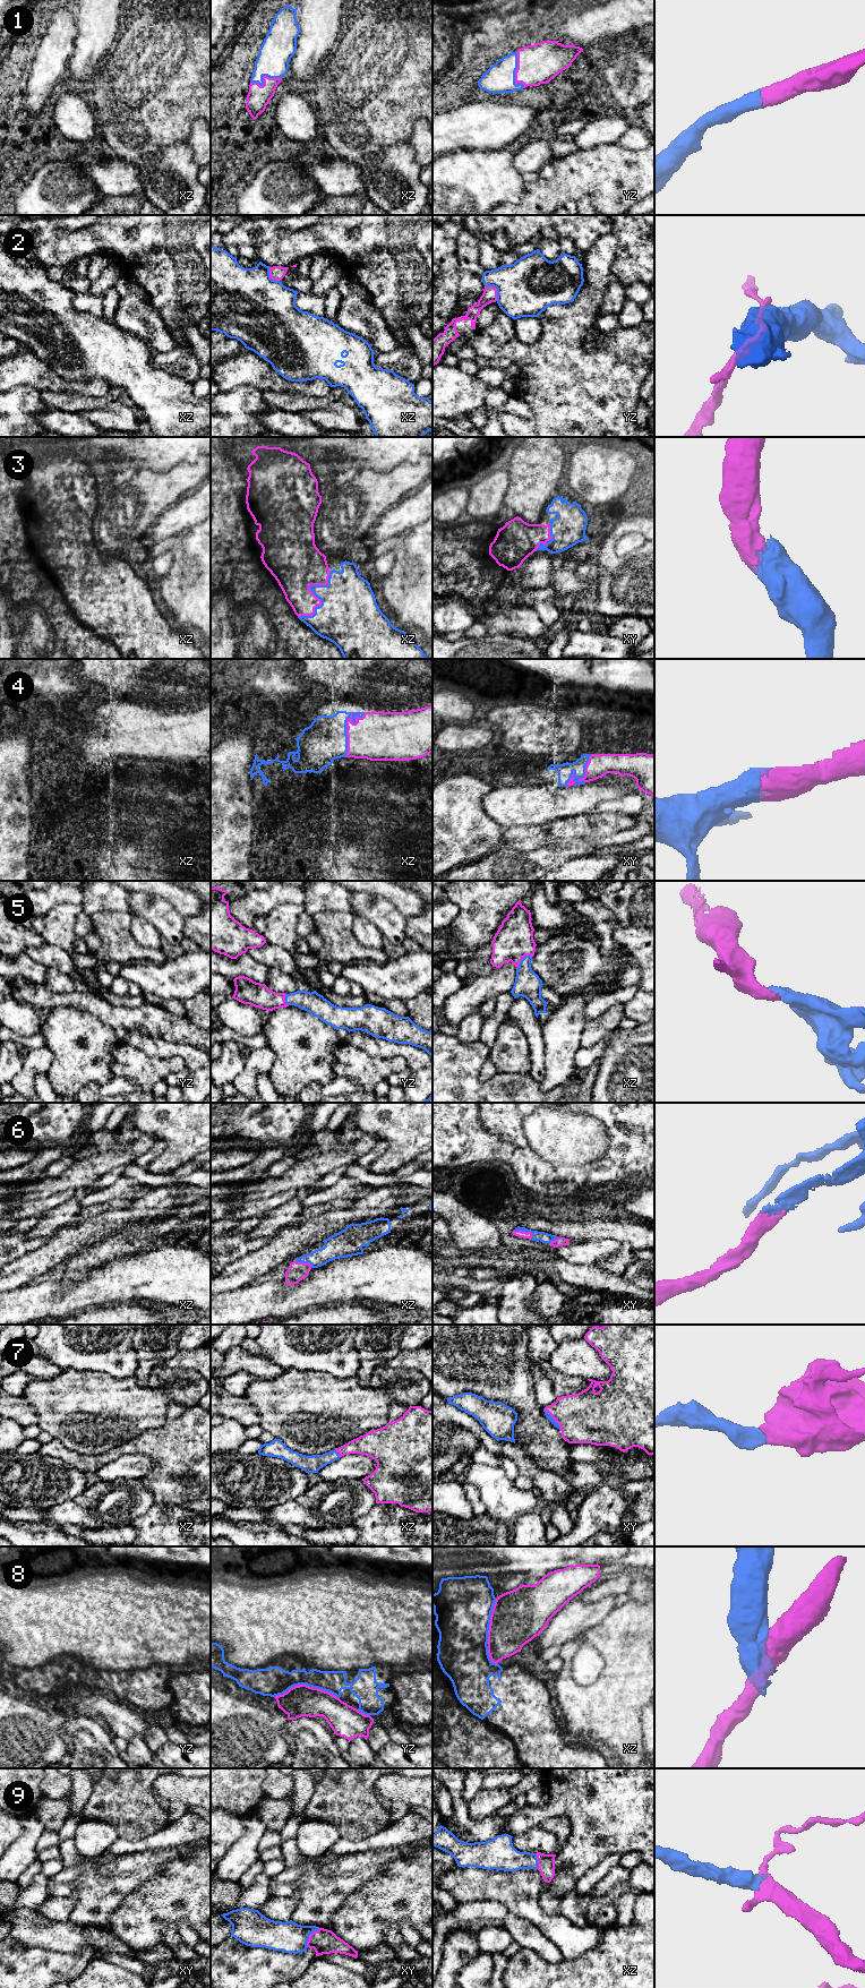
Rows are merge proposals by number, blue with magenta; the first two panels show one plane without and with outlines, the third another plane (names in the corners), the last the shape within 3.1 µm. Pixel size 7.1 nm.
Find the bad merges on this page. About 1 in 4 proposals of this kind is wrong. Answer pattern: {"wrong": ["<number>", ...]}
{"wrong": ["2", "8"]}

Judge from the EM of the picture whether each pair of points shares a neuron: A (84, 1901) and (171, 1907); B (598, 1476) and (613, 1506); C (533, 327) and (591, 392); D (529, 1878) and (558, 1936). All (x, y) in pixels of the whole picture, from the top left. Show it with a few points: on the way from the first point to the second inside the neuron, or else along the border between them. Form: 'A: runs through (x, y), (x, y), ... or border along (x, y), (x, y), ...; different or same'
A: border along (140, 1885), (130, 1892), (112, 1912), (109, 1927); different
B: border along (611, 1481), (600, 1483), (589, 1490); different
C: border along (539, 317), (534, 341), (514, 339); different
D: runs through (529, 1893), (530, 1908), (544, 1921); same

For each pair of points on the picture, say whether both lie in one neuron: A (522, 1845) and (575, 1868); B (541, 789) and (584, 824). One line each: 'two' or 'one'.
A: two
B: two

